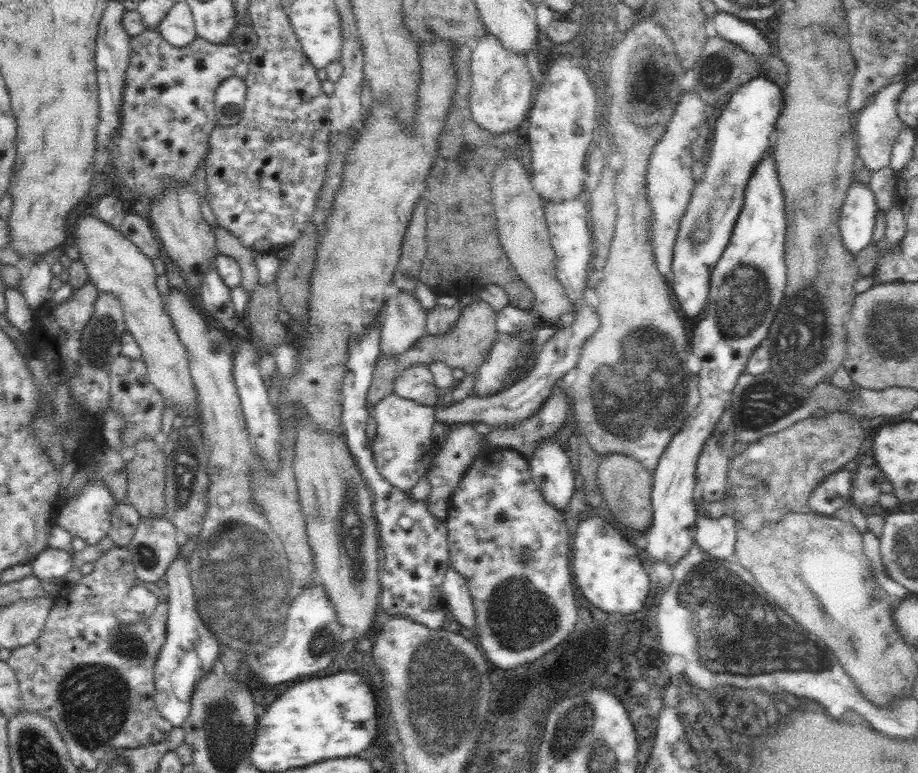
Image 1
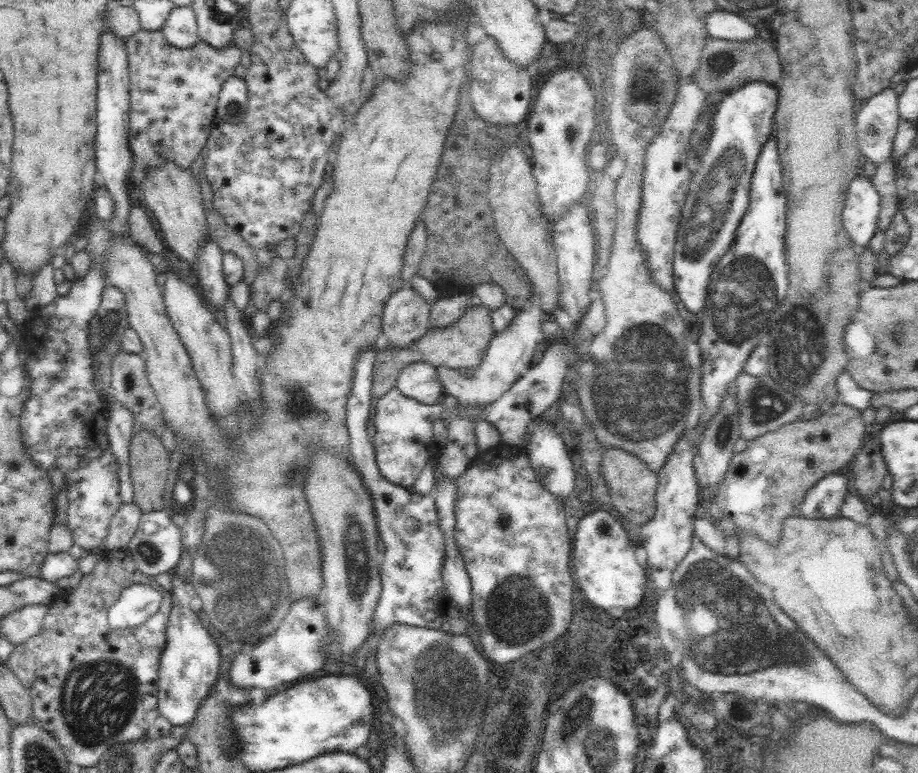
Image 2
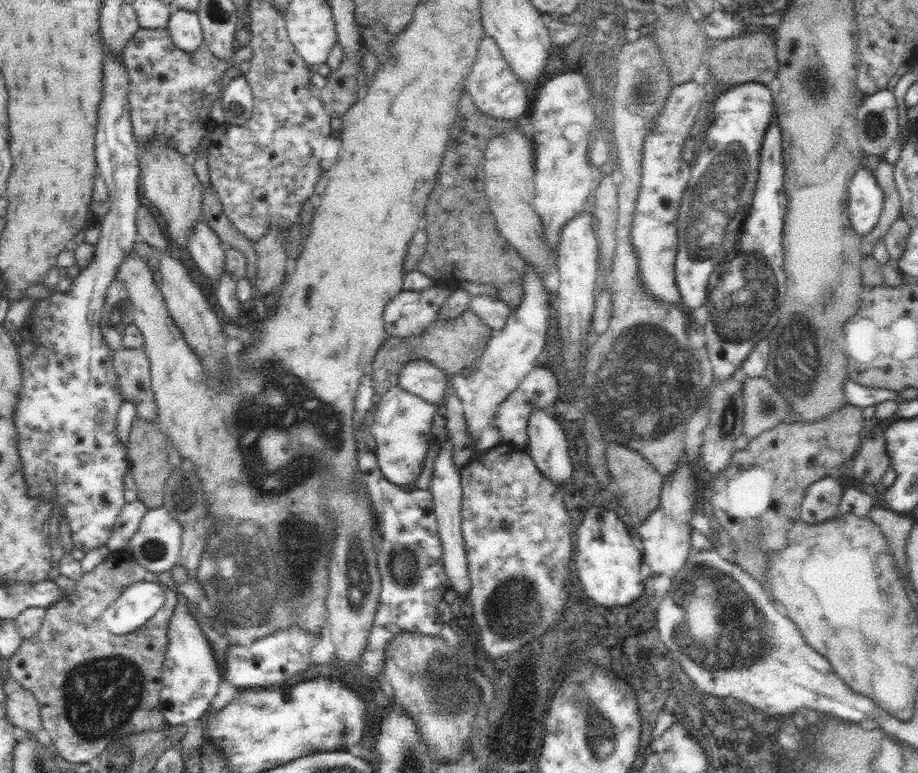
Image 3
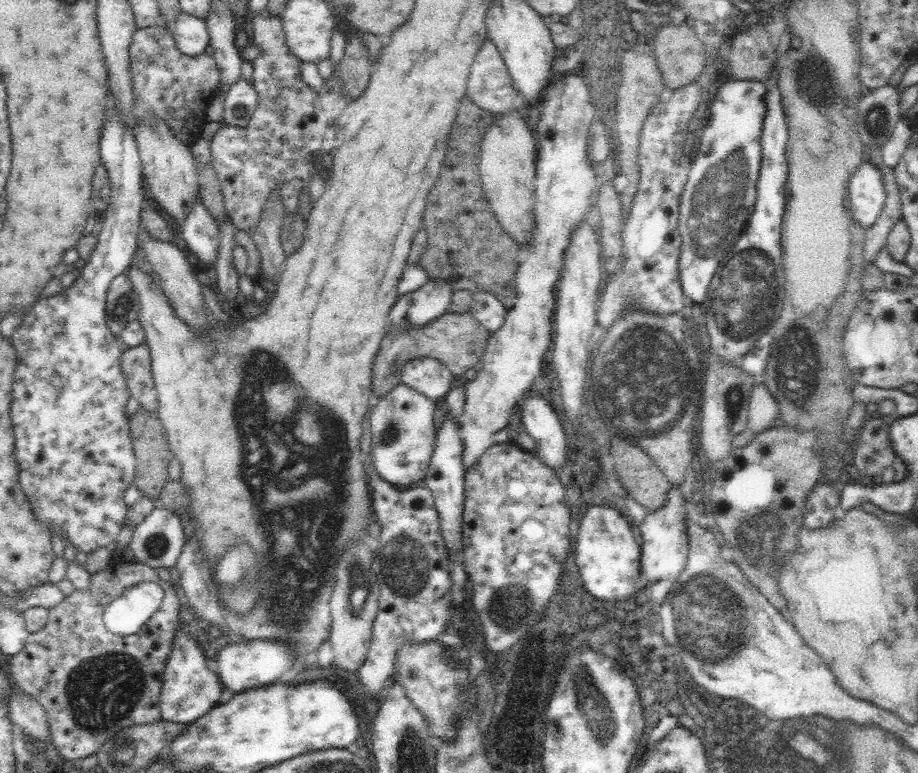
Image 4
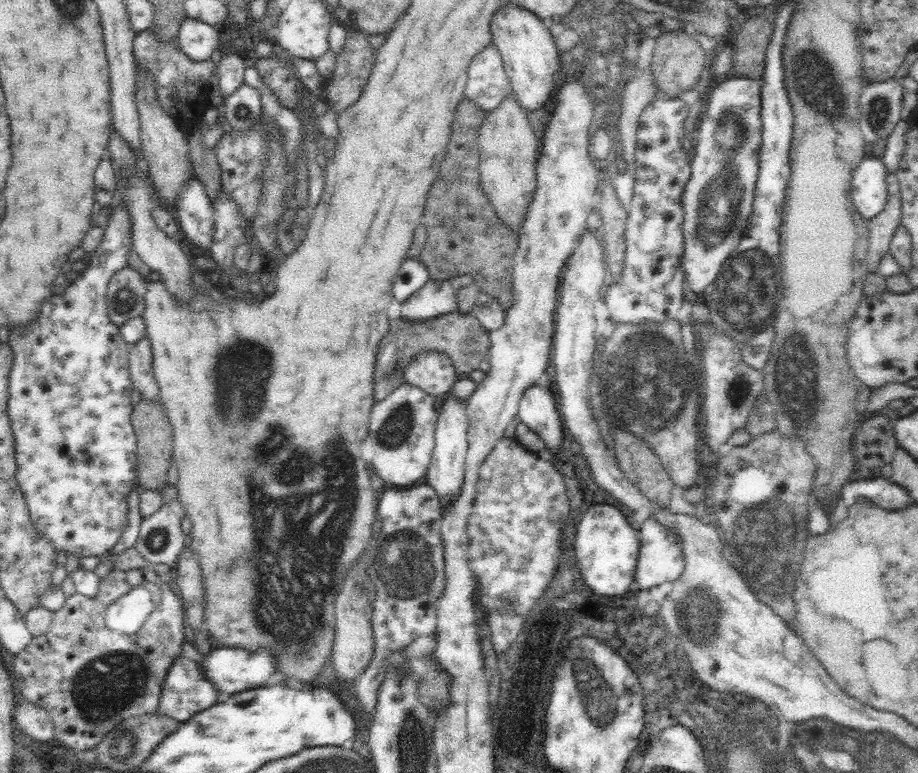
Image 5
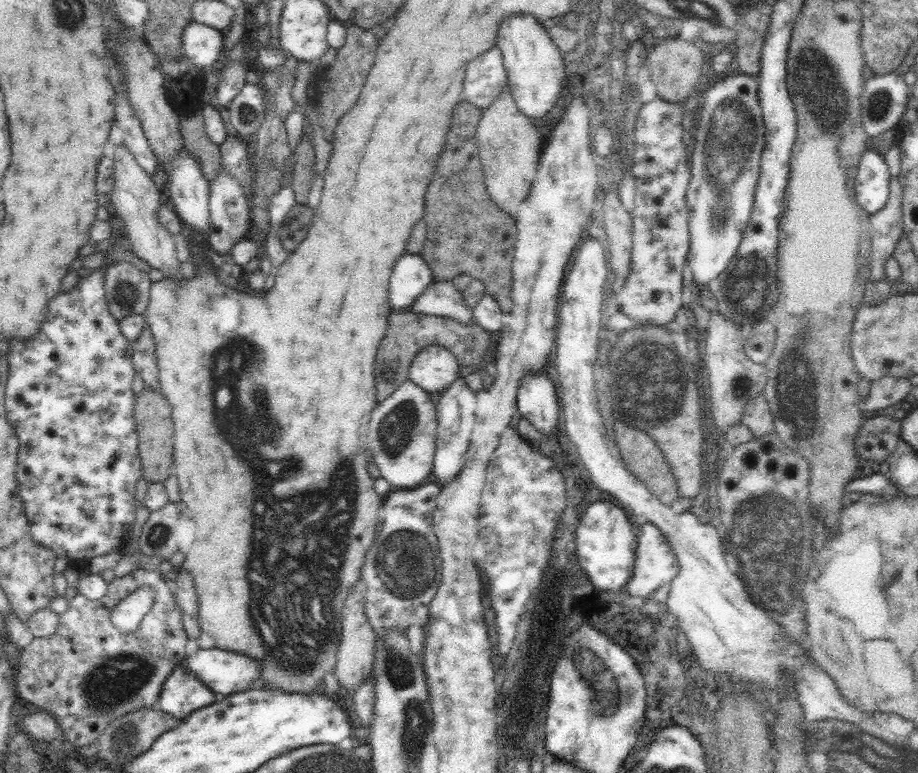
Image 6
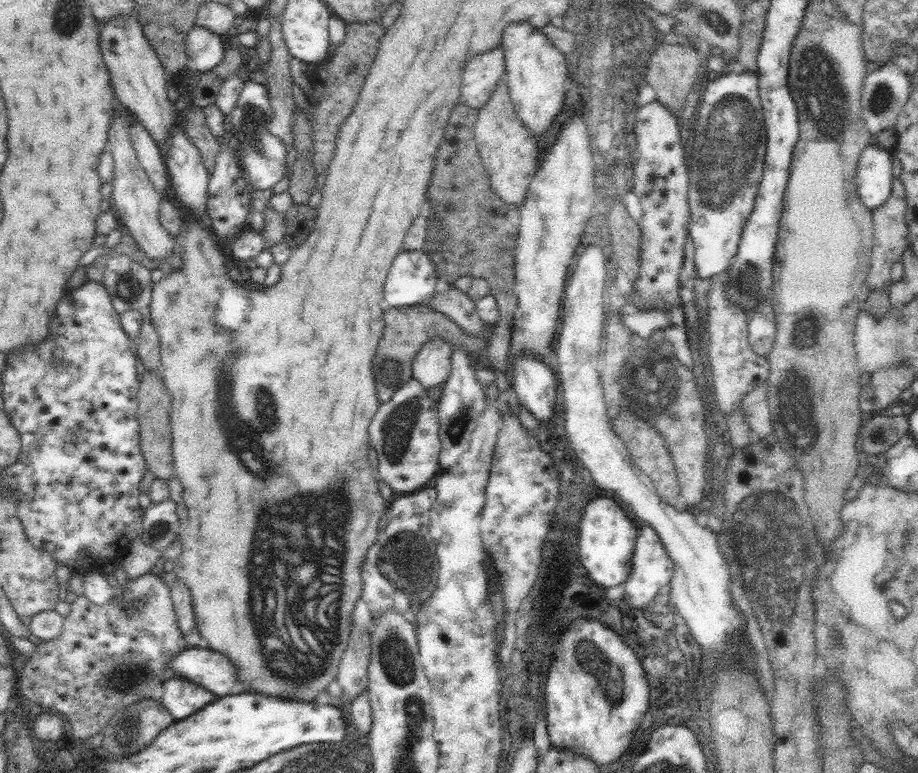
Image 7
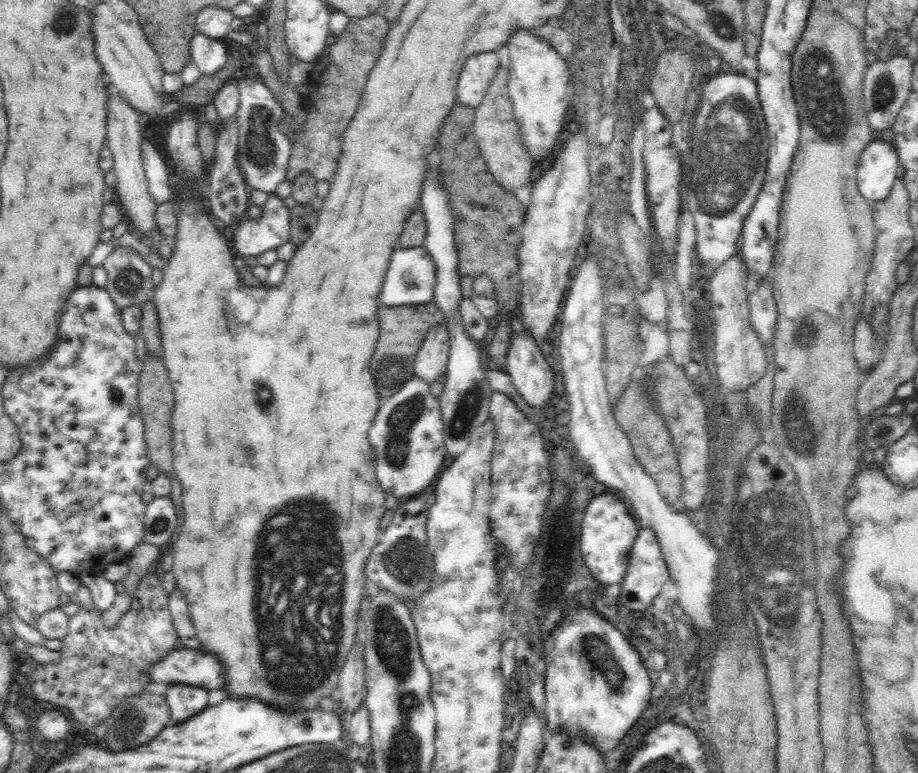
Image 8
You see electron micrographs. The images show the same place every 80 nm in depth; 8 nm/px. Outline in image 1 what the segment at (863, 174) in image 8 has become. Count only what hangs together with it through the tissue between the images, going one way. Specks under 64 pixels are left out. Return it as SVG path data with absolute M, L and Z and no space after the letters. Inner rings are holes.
M854 180L848 188L839 214L842 242L854 256L871 243L877 210L877 202L870 186Z

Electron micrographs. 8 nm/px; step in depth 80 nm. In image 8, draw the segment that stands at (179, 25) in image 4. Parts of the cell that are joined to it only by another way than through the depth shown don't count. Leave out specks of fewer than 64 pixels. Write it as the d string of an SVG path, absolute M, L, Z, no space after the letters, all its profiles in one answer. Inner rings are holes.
M195 32L190 41L191 63L196 64L202 75L217 73L228 63L229 50L224 41Z

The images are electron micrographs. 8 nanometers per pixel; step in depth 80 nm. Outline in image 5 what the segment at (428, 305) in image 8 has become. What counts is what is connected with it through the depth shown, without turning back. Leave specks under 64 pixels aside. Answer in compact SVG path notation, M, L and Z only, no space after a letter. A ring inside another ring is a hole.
M394 301L389 306L389 330L380 341L375 364L374 394L376 402L384 400L404 380L405 368L413 358L422 352L438 350L452 361L456 374L472 372L478 369L482 358L488 356L490 337L480 321L470 312L465 315L460 312L448 313L426 320L410 320L402 318L401 304Z

